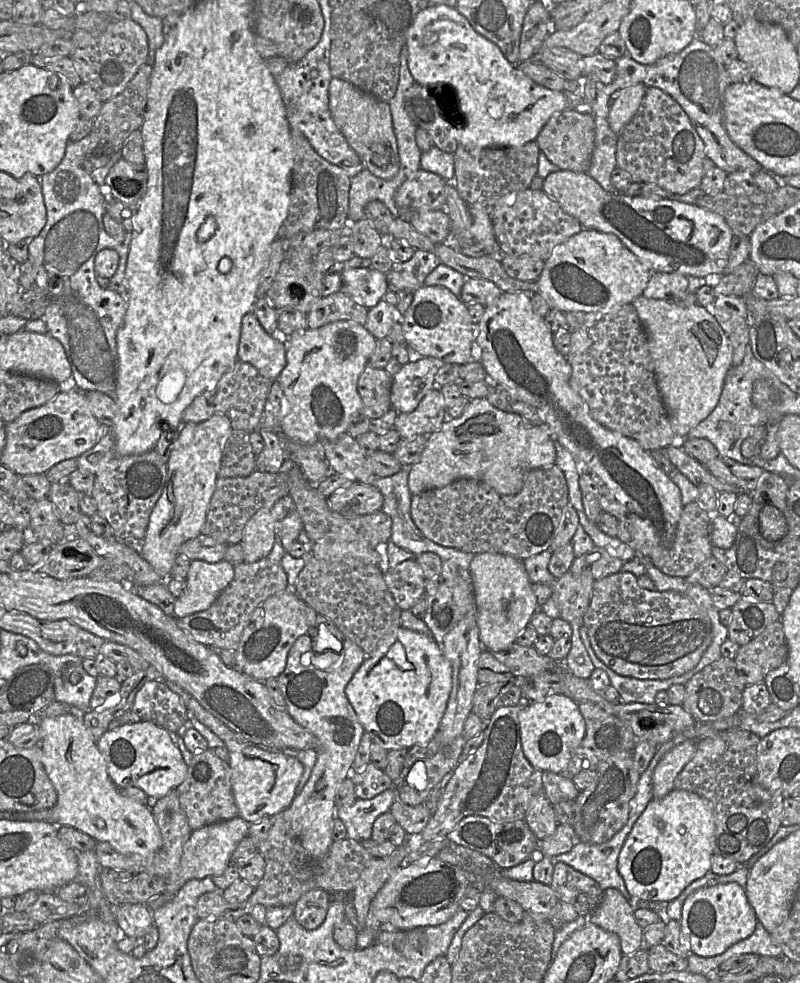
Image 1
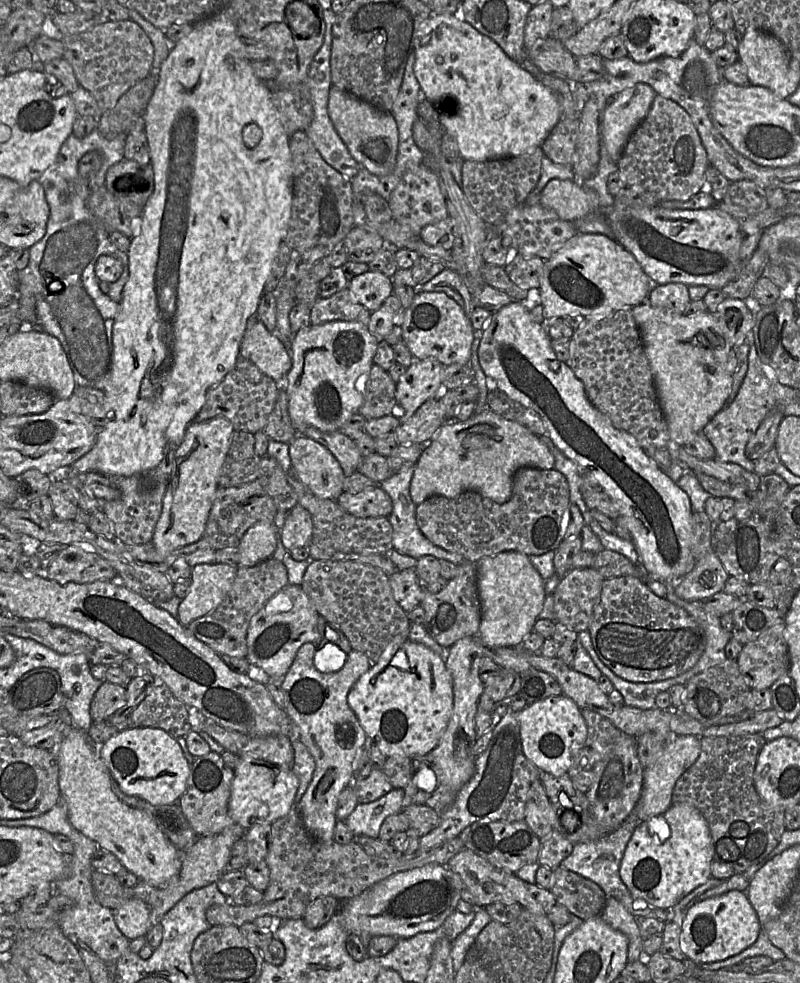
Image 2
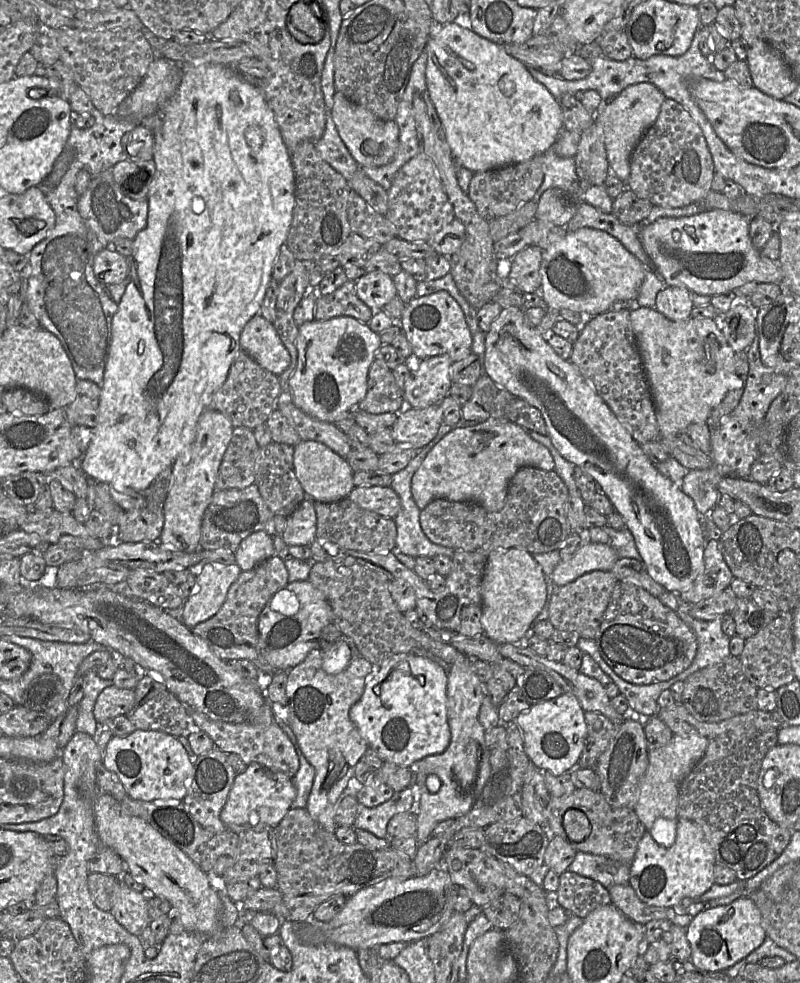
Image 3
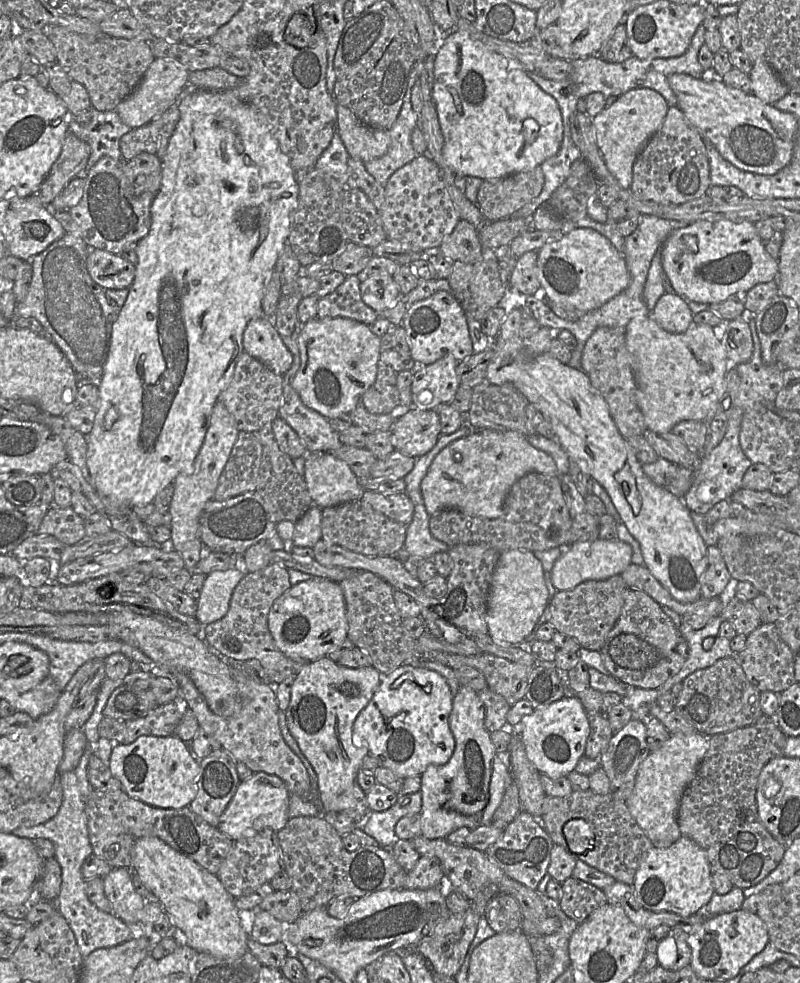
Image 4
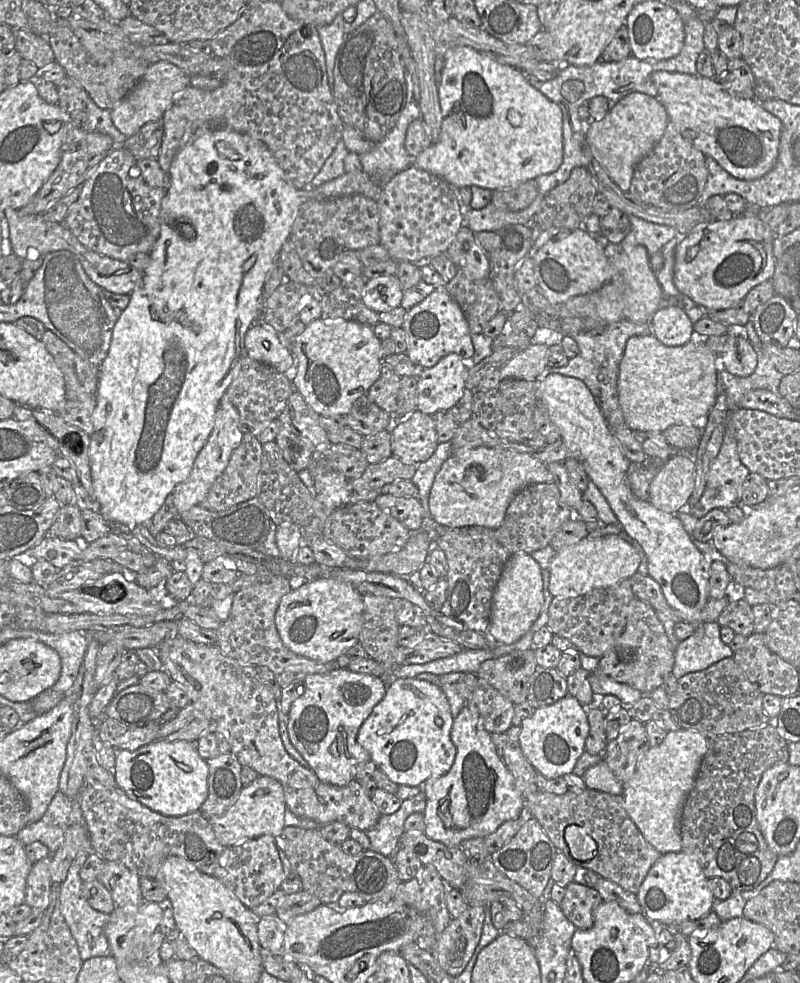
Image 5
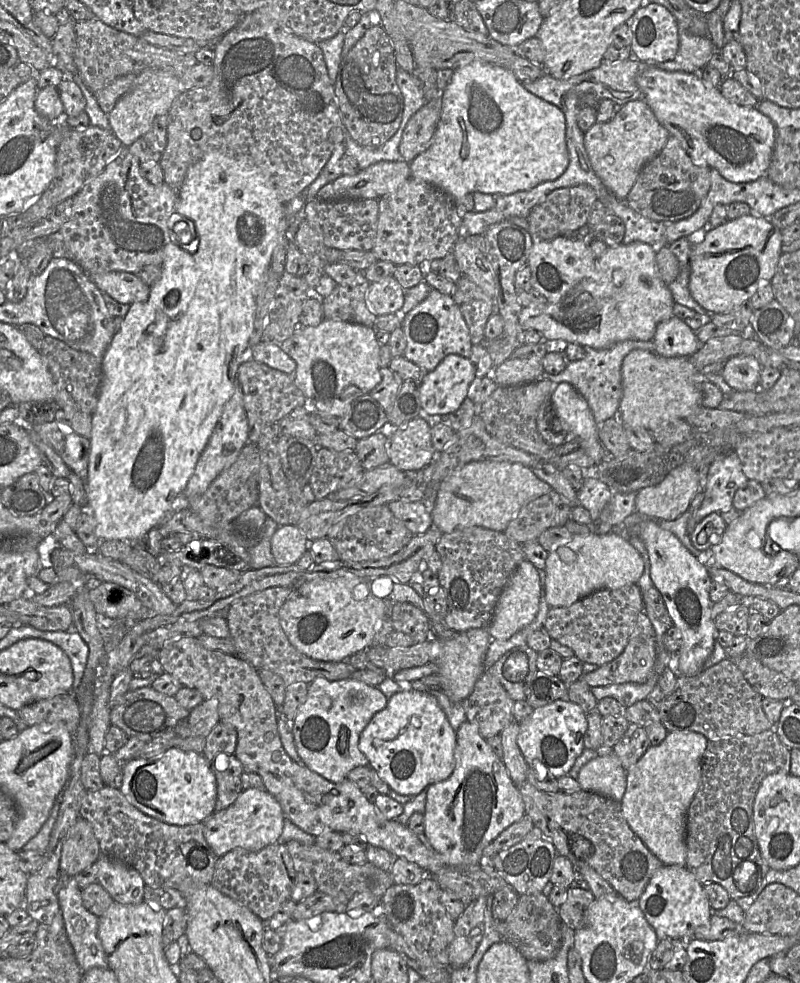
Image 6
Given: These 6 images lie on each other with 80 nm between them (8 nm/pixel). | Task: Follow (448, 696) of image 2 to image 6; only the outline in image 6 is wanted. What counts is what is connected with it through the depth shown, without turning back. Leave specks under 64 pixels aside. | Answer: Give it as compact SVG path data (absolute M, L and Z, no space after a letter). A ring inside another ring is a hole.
M399 691L388 698L384 709L377 712L359 738L359 749L389 787L402 795L416 796L431 784L446 780L455 767L456 731L450 725L437 699L430 692Z

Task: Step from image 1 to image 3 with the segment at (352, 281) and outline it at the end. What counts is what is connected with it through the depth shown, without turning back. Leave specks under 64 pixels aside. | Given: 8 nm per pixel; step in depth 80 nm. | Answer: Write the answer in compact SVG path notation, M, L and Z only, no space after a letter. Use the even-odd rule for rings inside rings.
M382 272L366 273L356 280L355 285L358 298L373 312L383 309L397 296L393 277Z

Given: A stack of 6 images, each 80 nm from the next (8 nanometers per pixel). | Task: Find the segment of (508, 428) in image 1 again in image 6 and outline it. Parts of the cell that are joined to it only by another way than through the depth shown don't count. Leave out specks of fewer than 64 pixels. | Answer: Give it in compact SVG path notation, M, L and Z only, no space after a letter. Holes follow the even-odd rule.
M473 461L440 483L431 511L433 526L443 534L471 527L504 532L523 506L551 490L551 486L539 479L531 468L520 463Z

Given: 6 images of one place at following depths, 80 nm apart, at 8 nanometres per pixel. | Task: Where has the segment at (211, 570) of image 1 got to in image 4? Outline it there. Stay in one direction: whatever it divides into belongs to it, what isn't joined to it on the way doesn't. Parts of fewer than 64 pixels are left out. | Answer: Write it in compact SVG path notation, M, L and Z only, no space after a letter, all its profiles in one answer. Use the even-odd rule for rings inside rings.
M234 567L206 575L200 597L196 600L195 618L200 624L205 626L227 614L232 593L246 573L242 567Z

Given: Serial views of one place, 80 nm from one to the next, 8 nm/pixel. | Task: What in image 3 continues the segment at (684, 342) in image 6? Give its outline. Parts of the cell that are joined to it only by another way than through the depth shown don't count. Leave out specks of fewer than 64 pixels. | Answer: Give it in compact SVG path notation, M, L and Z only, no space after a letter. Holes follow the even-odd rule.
M678 286L665 287L656 296L655 309L672 321L691 318L693 304L690 292Z

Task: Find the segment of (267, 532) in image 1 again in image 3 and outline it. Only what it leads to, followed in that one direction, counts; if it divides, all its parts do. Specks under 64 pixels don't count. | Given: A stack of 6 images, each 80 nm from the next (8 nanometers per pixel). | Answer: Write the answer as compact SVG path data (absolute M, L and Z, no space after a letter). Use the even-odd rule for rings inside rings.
M257 531L240 543L235 552L235 559L242 571L249 571L274 555L273 537L265 531Z

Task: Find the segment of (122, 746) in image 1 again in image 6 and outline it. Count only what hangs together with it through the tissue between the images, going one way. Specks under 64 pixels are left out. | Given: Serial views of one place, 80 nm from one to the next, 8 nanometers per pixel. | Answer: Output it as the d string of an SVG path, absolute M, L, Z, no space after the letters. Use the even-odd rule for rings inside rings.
M171 747L168 750L166 750L162 755L157 755L152 758L136 757L126 761L122 765L121 774L122 774L122 783L120 786L120 790L123 793L123 795L126 797L126 799L141 812L159 821L171 825L185 826L190 824L203 823L206 819L209 818L210 815L212 815L215 812L215 804L217 800L216 777L211 768L210 761L208 761L204 757L204 755L200 753L193 751L184 751L178 747Z

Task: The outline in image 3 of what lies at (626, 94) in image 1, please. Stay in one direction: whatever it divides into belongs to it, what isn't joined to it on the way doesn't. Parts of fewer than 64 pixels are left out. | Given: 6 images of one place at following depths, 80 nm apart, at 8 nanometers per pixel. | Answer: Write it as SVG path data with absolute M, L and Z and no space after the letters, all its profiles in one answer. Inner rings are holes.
M637 83L625 88L615 101L601 113L595 113L595 122L601 128L610 165L610 173L624 183L630 175L630 158L645 132L655 123L666 97L651 83Z

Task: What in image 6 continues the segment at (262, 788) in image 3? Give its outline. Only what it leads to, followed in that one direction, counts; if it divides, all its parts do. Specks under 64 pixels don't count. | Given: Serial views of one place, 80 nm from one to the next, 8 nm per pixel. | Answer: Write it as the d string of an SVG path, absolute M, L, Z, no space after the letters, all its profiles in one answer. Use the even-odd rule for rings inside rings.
M249 788L243 790L230 807L210 815L203 822L203 831L207 843L220 858L237 848L256 852L277 843L283 832L284 821L284 813L274 796L266 790Z

